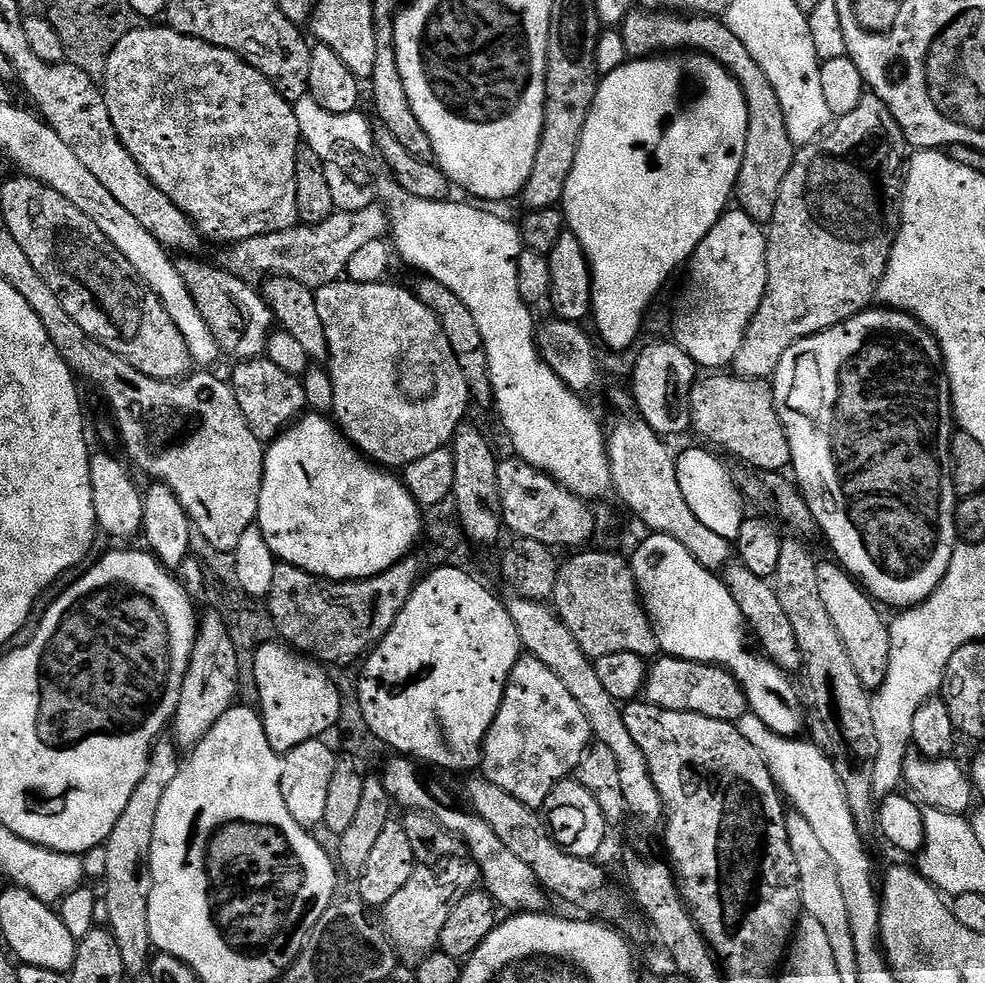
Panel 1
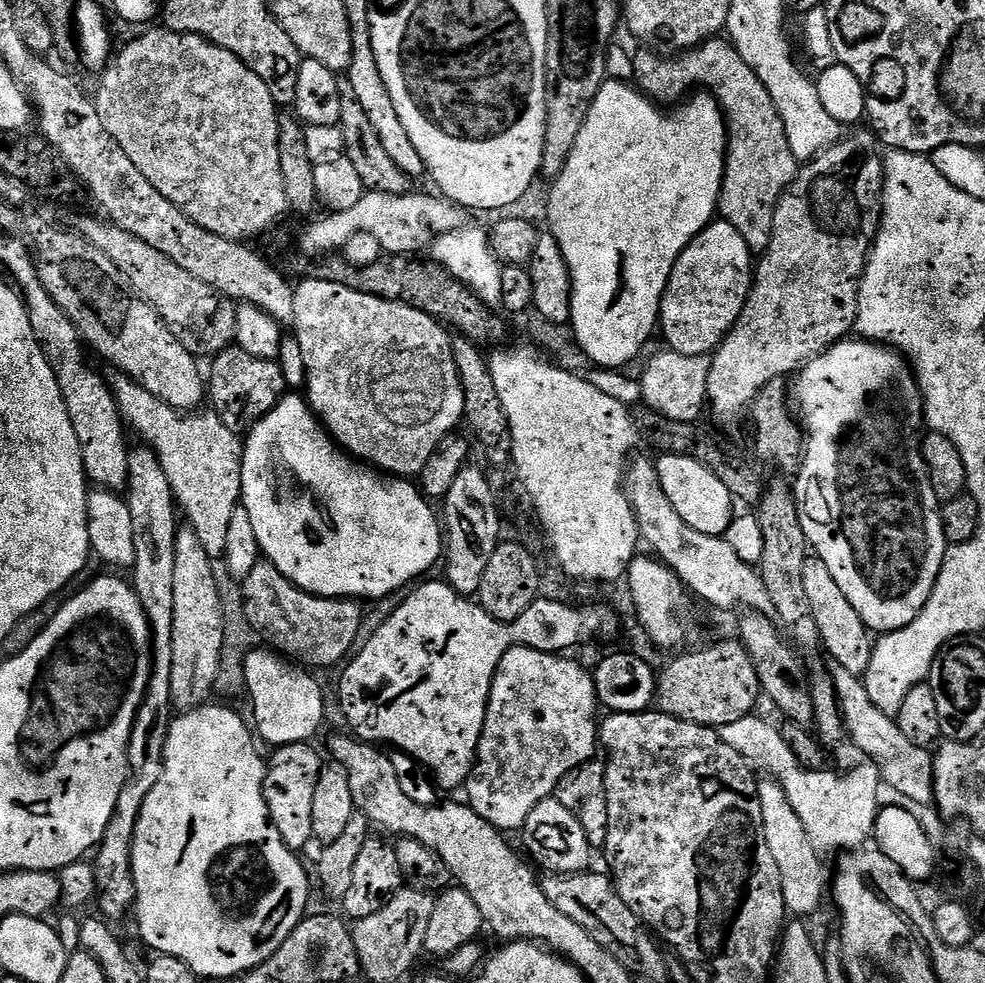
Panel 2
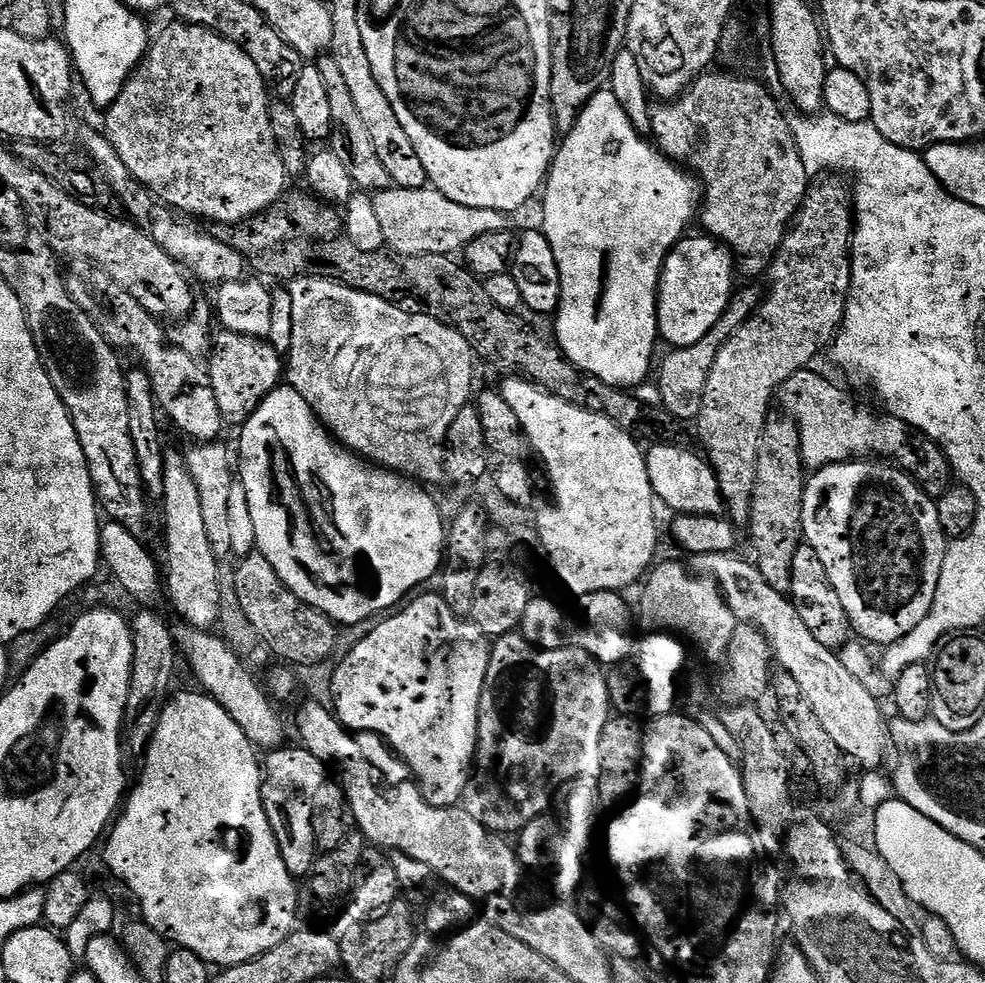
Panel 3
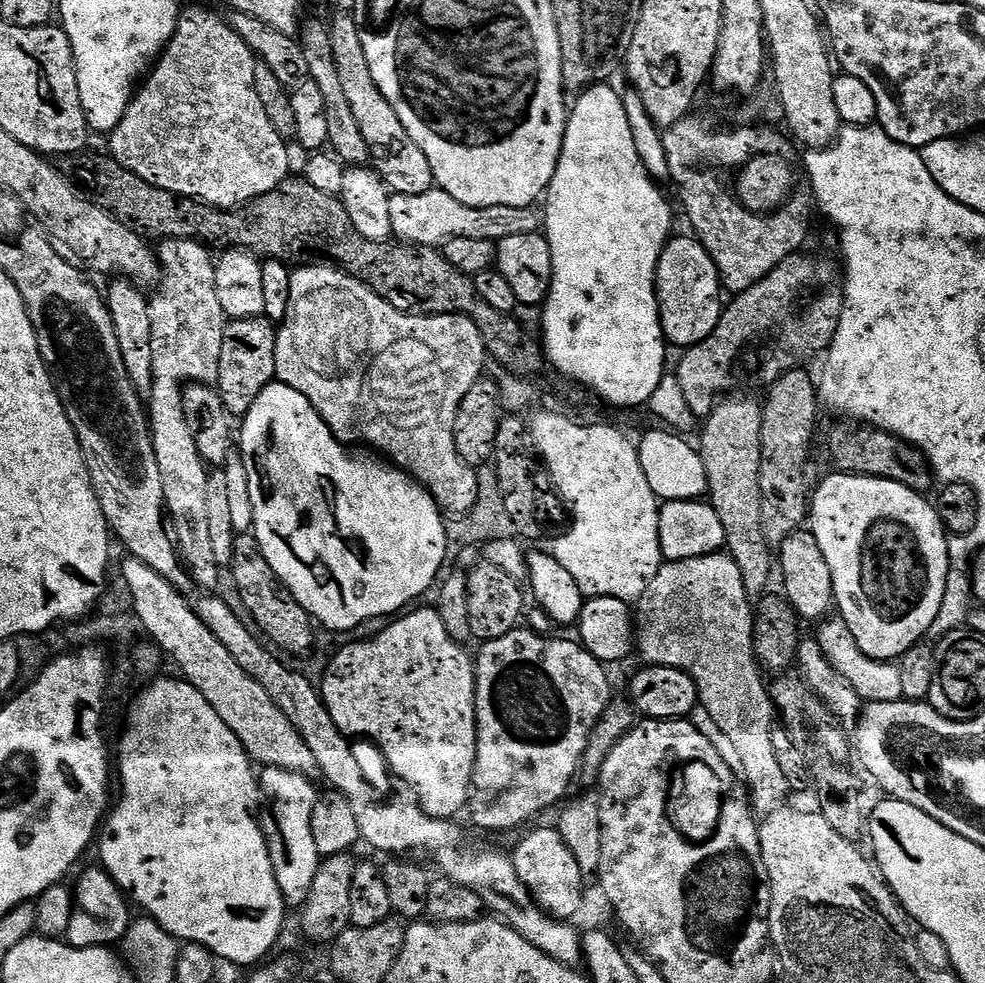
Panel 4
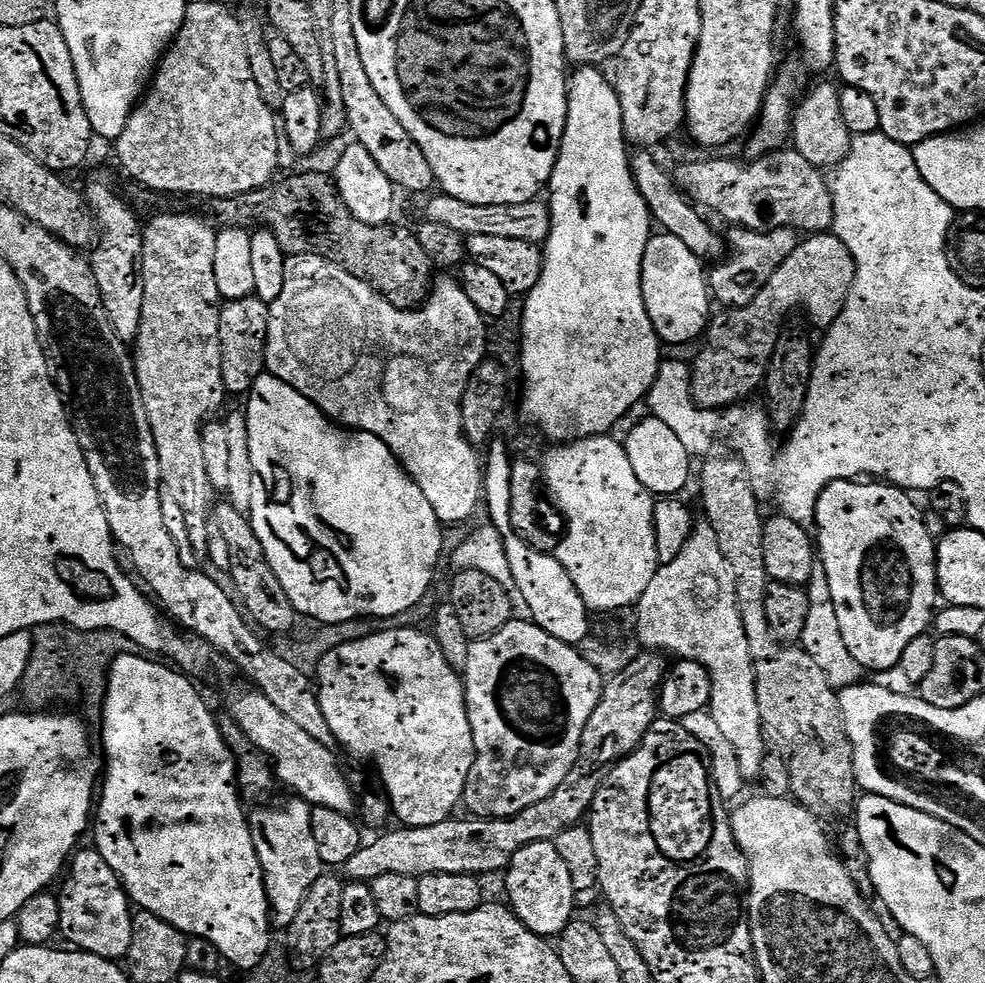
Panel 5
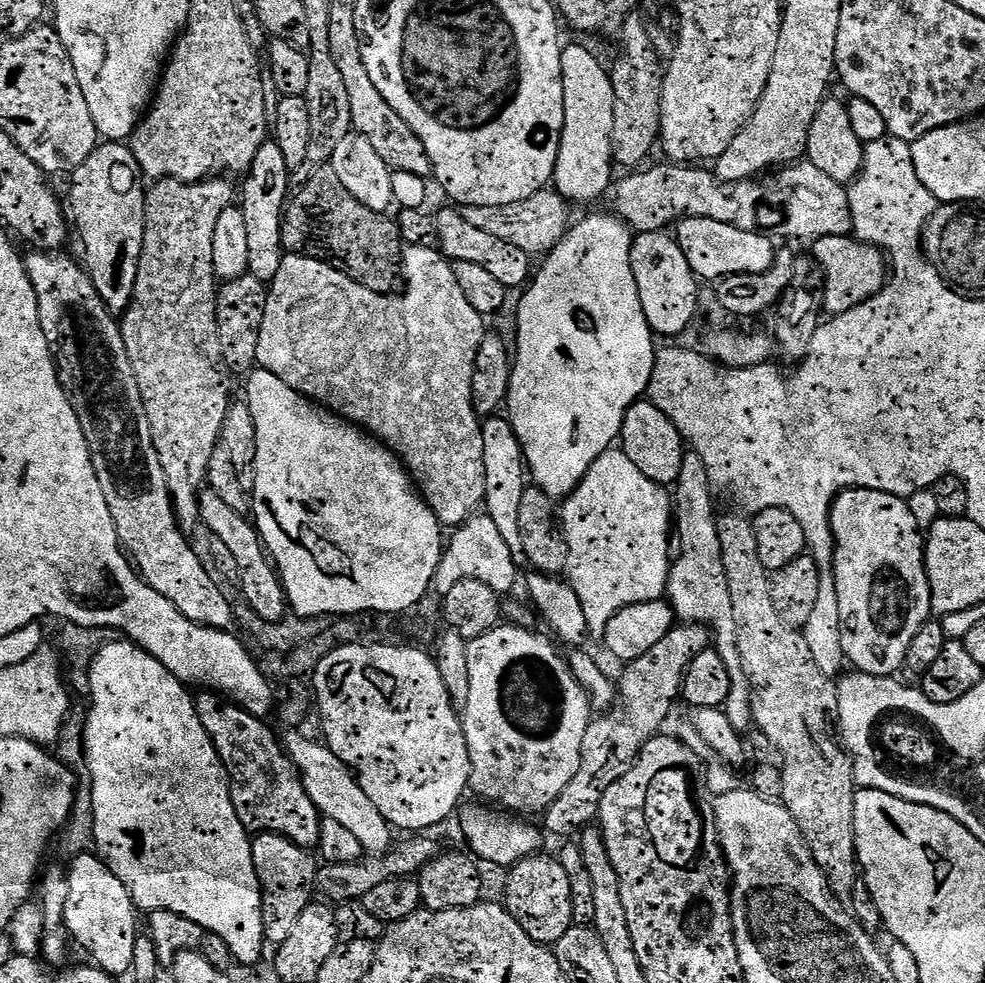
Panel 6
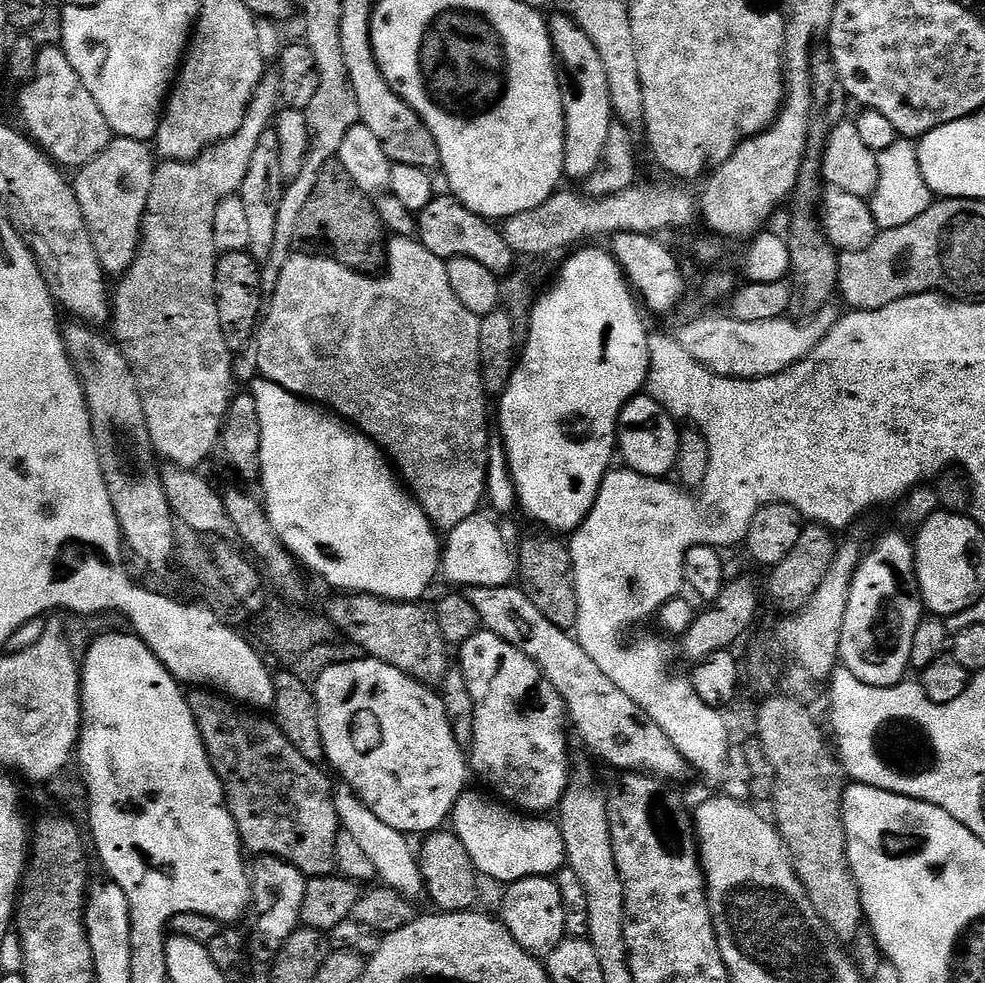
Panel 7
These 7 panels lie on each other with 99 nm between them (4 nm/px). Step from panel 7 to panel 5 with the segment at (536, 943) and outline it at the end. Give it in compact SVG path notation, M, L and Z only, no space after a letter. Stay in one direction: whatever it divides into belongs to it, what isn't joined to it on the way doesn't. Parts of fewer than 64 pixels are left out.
M553 841L534 842L530 846L522 846L522 850L514 854L512 863L508 865L507 876L507 903L511 911L528 927L528 931L536 936L556 938L564 931L566 925L572 923L572 911L576 908L578 893L570 878L570 866L562 862L562 854L558 854Z

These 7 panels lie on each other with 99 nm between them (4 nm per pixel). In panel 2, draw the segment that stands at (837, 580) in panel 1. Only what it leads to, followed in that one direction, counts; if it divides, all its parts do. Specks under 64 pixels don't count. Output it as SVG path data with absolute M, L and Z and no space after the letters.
M809 555L806 567L802 570L802 583L806 589L806 598L810 598L810 610L814 622L818 622L820 642L823 651L828 651L836 659L835 663L850 674L863 677L871 660L874 645L873 633L862 622L858 610L850 606L846 594L838 590L838 582L834 582L834 574L822 562L819 556Z

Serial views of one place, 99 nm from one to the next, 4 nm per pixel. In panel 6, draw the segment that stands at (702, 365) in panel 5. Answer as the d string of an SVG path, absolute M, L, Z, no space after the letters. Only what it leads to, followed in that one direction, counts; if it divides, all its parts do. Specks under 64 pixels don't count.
M851 235L822 237L811 245L810 252L824 271L824 310L829 317L846 314L884 289L890 275L890 261L880 249L864 244Z

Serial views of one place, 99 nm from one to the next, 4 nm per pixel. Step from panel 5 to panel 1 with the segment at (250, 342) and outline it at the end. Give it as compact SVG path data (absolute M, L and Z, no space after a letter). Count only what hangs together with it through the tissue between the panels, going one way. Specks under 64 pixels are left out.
M267 358L242 360L235 365L230 387L242 418L247 422L254 438L271 442L285 431L309 407L307 395L301 394L301 381L286 374L280 366L274 366Z

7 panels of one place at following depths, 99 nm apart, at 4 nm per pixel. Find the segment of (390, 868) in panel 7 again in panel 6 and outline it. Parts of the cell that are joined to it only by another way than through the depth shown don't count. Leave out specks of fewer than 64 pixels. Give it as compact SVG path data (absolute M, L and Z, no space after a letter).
M296 730L289 731L288 737L283 737L282 743L286 755L292 760L306 786L306 794L314 802L314 806L327 819L340 823L345 830L350 830L362 842L365 853L383 854L393 847L392 835L394 829L391 824L378 814L378 806L366 798L366 790L357 782L356 777L344 767L344 763L333 754L327 744L307 740Z

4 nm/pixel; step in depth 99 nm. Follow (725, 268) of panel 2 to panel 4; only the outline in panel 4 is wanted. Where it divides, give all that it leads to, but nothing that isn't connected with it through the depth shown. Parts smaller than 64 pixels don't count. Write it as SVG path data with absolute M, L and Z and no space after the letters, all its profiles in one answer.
M673 235L664 245L656 267L656 301L660 303L660 325L669 345L677 344L680 350L693 348L718 326L722 311L722 285L714 266L714 258L696 239L695 235Z

